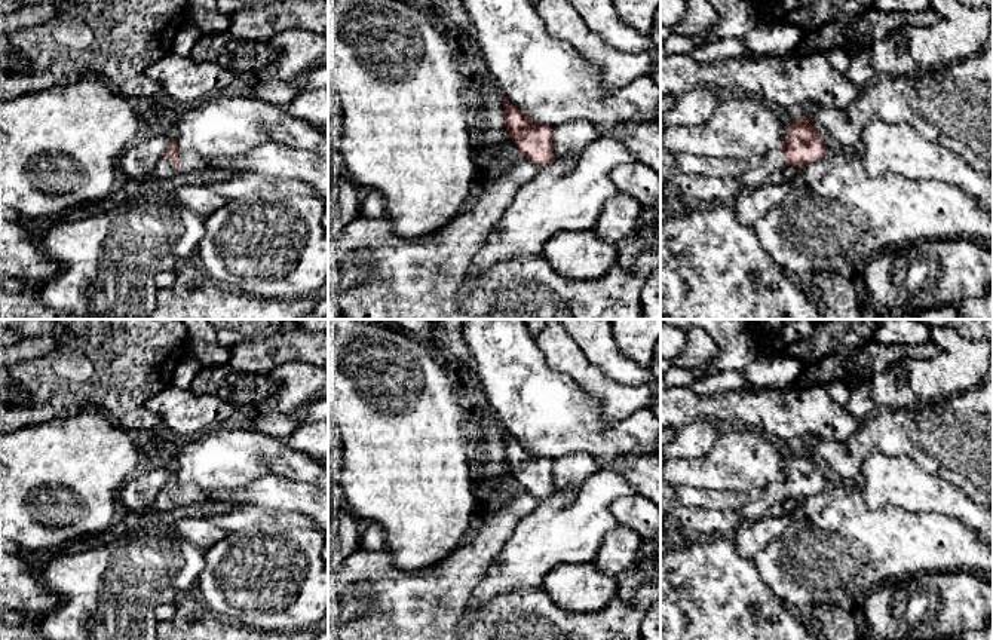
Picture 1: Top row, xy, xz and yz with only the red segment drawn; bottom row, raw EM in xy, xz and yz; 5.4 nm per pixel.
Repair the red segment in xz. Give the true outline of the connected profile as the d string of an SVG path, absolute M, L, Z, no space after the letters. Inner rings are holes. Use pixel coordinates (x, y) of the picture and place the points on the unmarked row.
M503 429L505 457L509 471L522 484L524 490L540 500L552 497L555 487L552 481L554 460L533 454Z

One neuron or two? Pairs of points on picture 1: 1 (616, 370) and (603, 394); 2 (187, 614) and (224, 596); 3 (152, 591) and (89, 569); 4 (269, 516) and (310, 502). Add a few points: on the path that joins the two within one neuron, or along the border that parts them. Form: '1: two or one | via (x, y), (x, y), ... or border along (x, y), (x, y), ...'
1: two | border along (587, 355), (606, 377), (630, 386), (644, 386)
2: two | border along (199, 591), (199, 596), (217, 615), (235, 624)
3: one | via (137, 584), (104, 584)
4: two | border along (242, 504), (269, 507), (276, 511)

